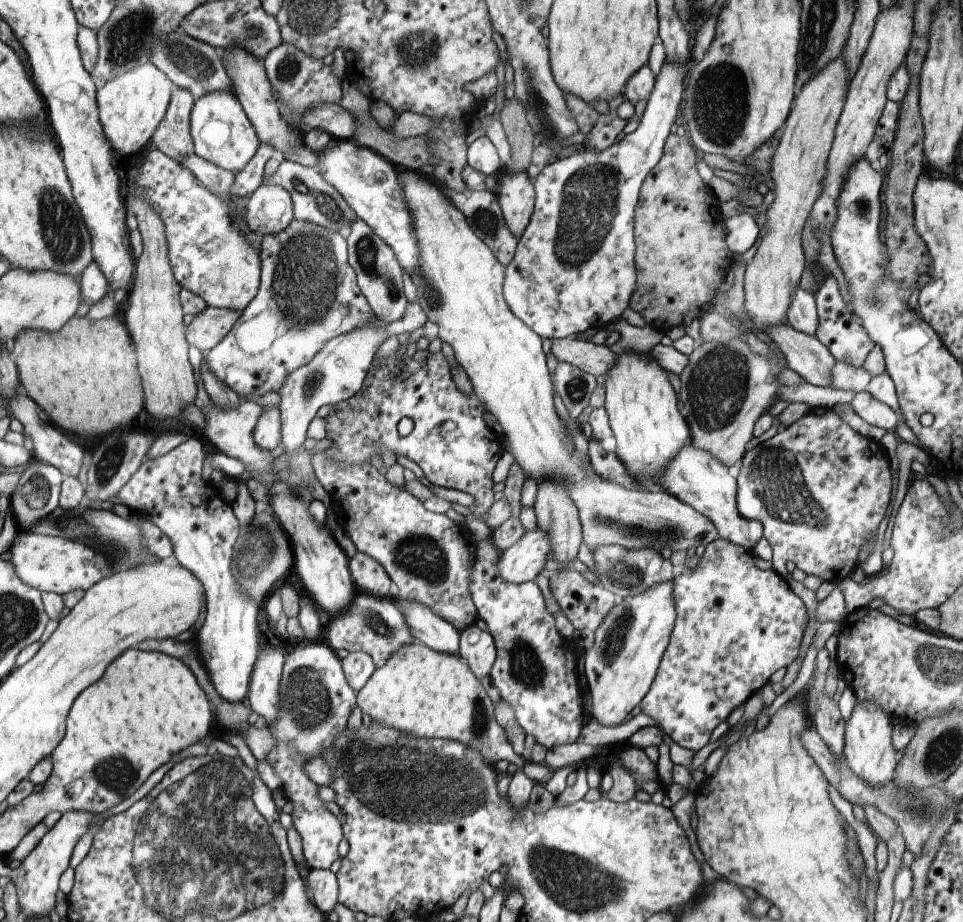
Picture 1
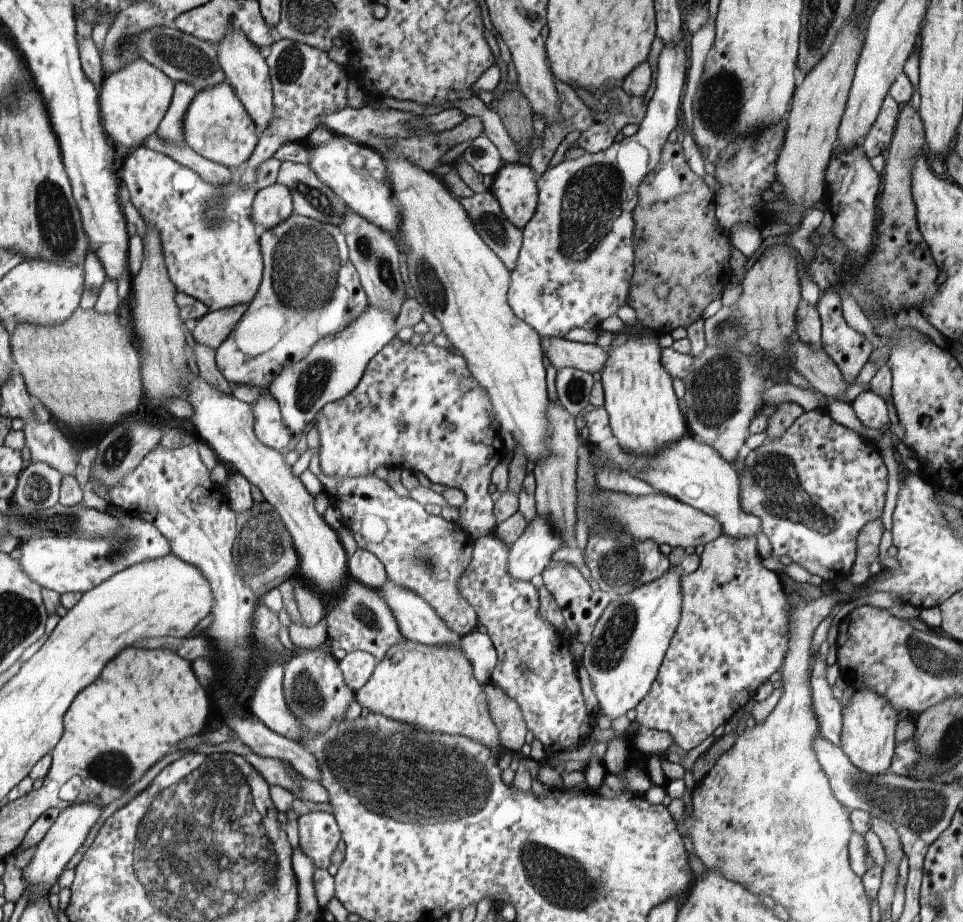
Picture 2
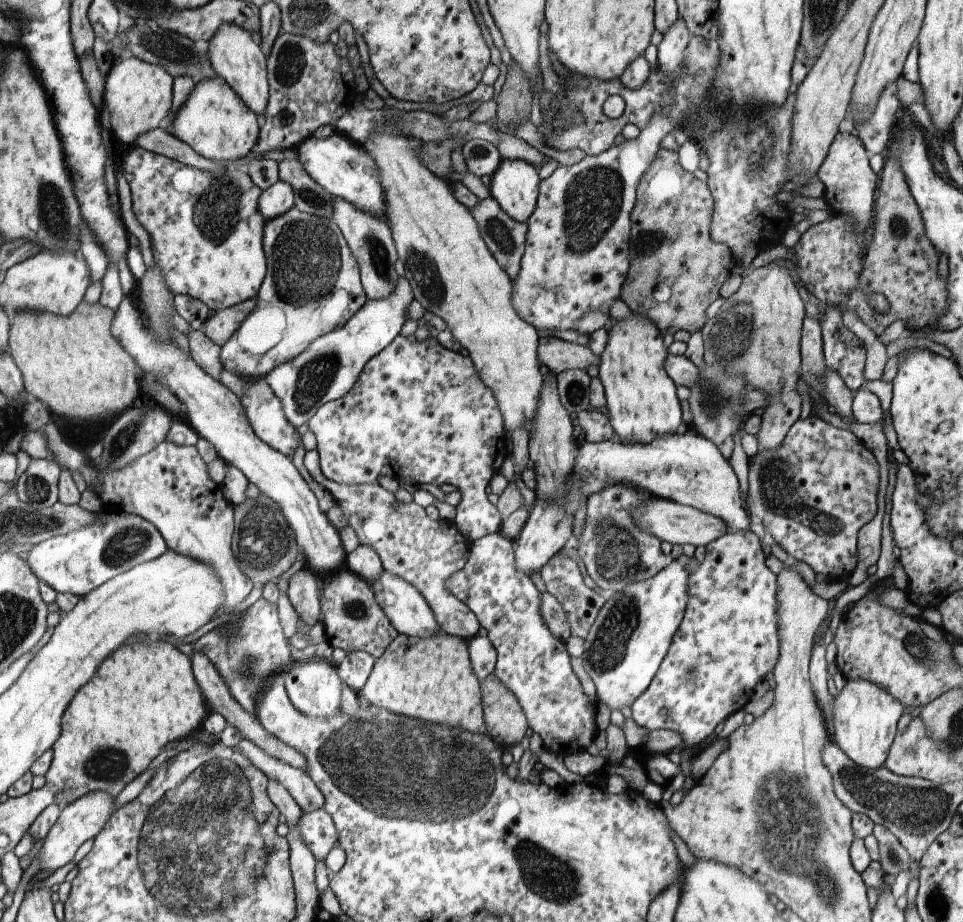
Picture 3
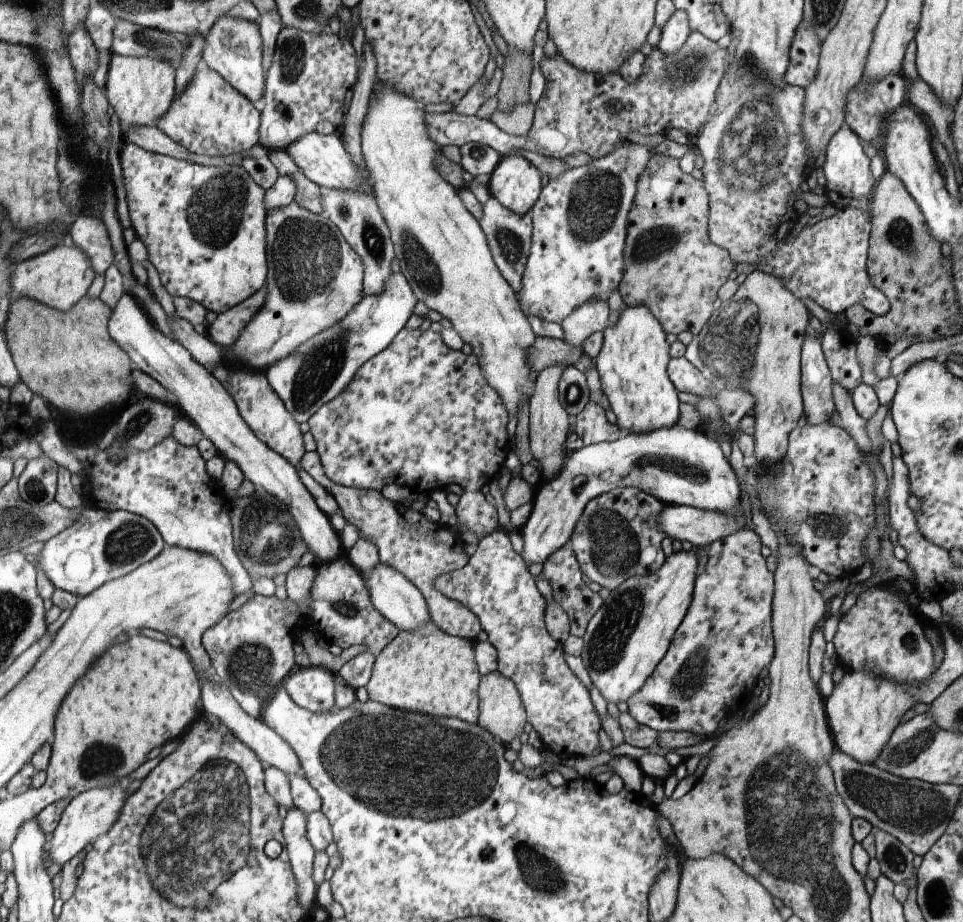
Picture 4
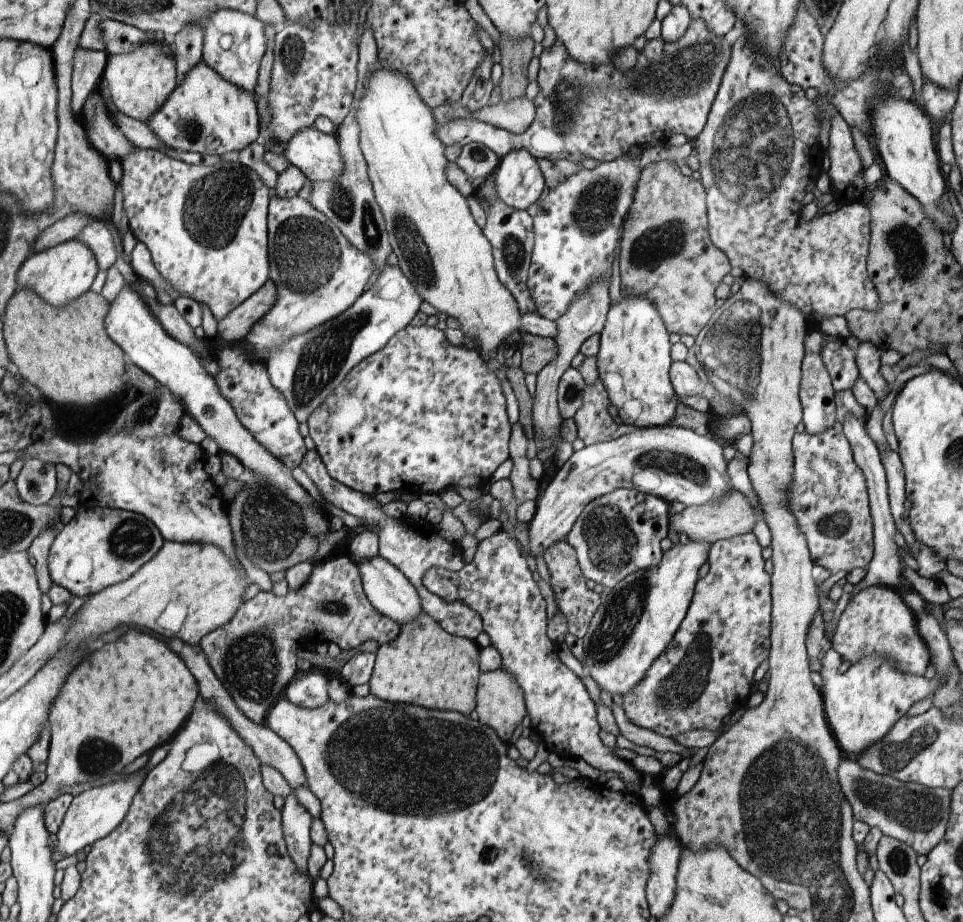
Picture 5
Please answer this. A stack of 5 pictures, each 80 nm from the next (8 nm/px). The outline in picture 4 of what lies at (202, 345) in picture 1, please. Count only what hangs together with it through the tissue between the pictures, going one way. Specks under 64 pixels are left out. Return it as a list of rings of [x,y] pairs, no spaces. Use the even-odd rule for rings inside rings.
[[[262,288],[237,307],[218,314],[212,324],[206,325],[206,336],[218,347],[233,347],[238,341],[238,336],[245,331],[246,324],[249,324],[264,307],[265,301],[266,288]]]

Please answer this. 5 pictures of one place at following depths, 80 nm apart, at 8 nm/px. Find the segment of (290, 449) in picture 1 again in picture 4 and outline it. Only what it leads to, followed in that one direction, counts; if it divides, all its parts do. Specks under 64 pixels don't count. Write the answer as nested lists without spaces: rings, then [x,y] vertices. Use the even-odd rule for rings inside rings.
[[[395,273],[381,295],[364,296],[361,303],[354,307],[349,315],[340,320],[338,324],[320,332],[314,338],[310,338],[293,355],[278,360],[273,367],[265,371],[264,374],[268,378],[269,384],[284,402],[285,408],[292,414],[294,421],[297,424],[309,423],[309,420],[330,400],[340,396],[356,378],[357,372],[361,370],[362,366],[393,343],[393,340],[405,328],[417,302],[417,296],[409,281],[401,273]]]

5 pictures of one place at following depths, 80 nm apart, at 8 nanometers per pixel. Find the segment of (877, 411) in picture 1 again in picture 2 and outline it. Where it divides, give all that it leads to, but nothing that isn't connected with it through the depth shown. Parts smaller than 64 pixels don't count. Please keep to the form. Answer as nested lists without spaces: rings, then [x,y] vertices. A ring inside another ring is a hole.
[[[872,390],[861,392],[850,404],[866,428],[889,431],[887,402],[878,393]]]

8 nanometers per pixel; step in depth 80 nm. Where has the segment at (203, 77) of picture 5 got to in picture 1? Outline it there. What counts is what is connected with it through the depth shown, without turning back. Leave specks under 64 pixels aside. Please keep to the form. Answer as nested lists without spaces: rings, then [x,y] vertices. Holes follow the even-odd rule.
[[[231,90],[214,91],[195,101],[190,115],[190,132],[195,153],[216,166],[239,173],[252,160],[258,148],[256,129],[252,128],[244,106]]]

